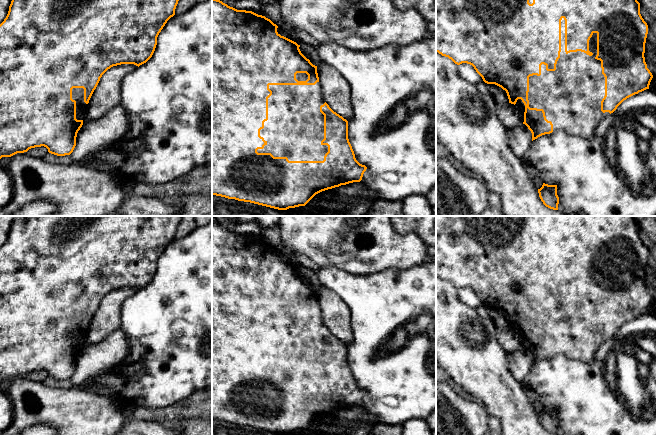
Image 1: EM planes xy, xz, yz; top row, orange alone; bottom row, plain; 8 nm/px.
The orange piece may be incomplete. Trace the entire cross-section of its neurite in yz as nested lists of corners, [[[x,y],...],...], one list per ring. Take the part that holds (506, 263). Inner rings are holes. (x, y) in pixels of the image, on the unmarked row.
[[[436,216],[436,276],[448,281],[455,288],[470,288],[487,308],[495,308],[506,315],[509,327],[514,328],[521,336],[525,348],[532,357],[532,365],[538,361],[556,355],[564,355],[569,359],[589,362],[593,360],[595,353],[600,345],[613,337],[617,331],[627,322],[649,313],[653,302],[652,297],[647,292],[645,286],[645,267],[648,258],[648,249],[640,238],[640,227],[637,225],[633,216]]]

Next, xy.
[[[15,216],[9,235],[0,248],[0,383],[31,372],[44,370],[57,380],[70,379],[76,370],[77,357],[83,349],[89,324],[102,299],[121,288],[140,290],[153,279],[157,261],[175,233],[183,216]]]

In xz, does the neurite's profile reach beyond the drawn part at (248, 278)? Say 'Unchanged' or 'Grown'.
Grown

